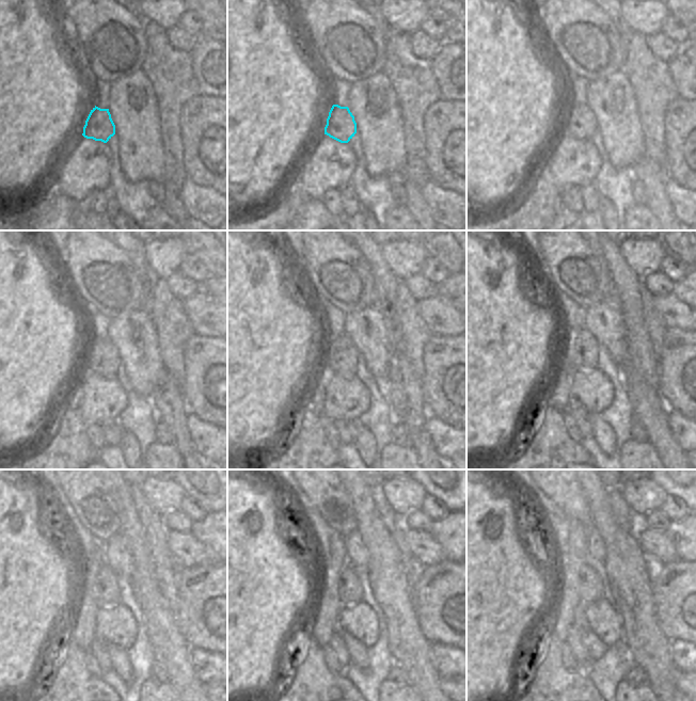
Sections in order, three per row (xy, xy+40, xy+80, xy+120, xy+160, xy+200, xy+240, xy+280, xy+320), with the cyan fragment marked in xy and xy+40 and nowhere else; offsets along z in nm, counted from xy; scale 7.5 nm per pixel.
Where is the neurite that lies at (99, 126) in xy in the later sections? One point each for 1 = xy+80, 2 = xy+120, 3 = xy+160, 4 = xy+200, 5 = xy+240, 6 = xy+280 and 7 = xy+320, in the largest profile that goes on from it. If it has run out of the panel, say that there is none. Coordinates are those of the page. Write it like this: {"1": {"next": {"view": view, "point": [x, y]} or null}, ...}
{"1": {"next": {"view": "xy+80", "point": [581, 123]}}, "2": {"next": {"view": "xy+120", "point": [103, 359]}}, "3": {"next": {"view": "xy+160", "point": [342, 354]}}, "4": {"next": {"view": "xy+200", "point": [583, 348]}}, "5": {"next": {"view": "xy+240", "point": [107, 590]}}, "6": {"next": {"view": "xy+280", "point": [349, 589]}}, "7": {"next": {"view": "xy+320", "point": [590, 588]}}}

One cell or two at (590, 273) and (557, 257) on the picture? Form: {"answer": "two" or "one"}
{"answer": "one"}

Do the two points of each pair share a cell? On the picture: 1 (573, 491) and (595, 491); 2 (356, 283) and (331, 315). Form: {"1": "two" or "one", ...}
{"1": "two", "2": "two"}

